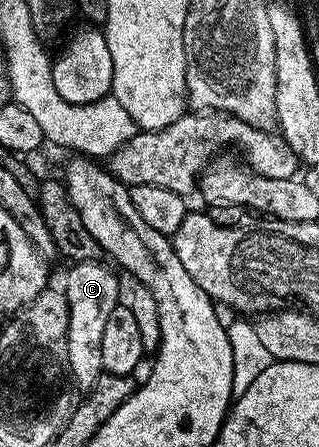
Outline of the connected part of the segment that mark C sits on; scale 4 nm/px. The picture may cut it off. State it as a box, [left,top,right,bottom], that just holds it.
[67,260,119,390]

